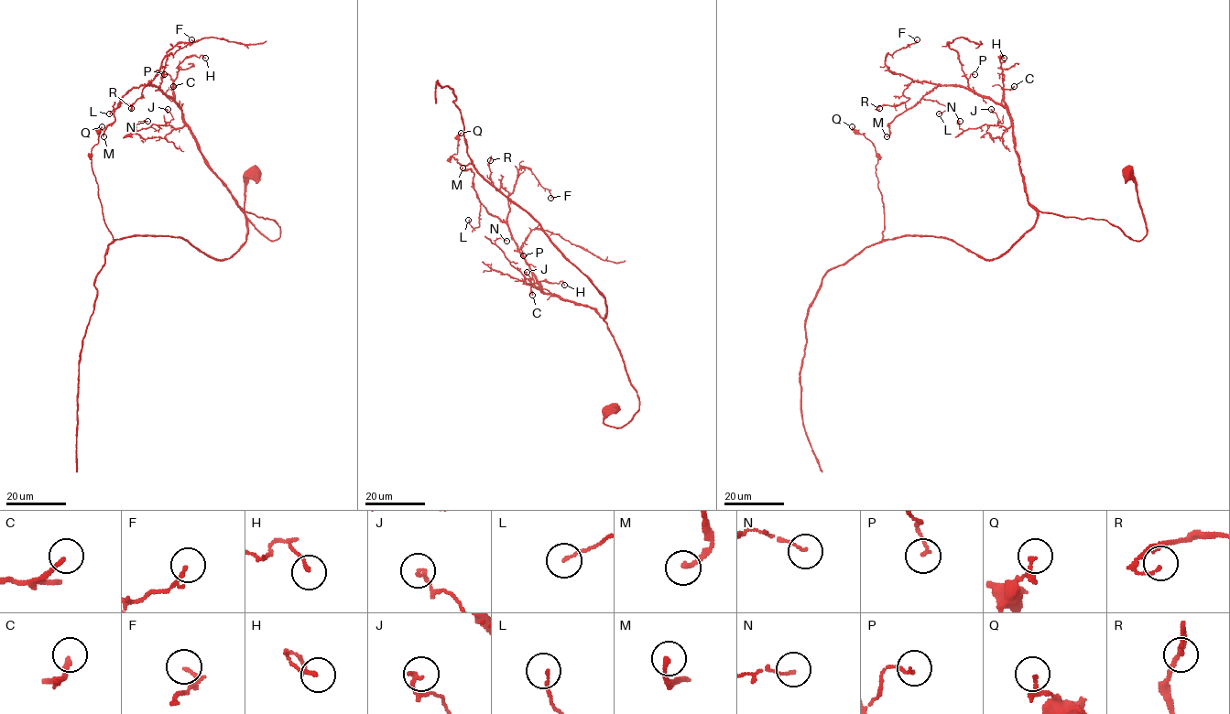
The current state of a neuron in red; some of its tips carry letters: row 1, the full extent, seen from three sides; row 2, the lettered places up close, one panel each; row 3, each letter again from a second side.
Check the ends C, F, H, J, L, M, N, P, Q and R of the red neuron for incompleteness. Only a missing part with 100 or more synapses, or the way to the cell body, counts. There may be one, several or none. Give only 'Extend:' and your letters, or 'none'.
Extend: none

